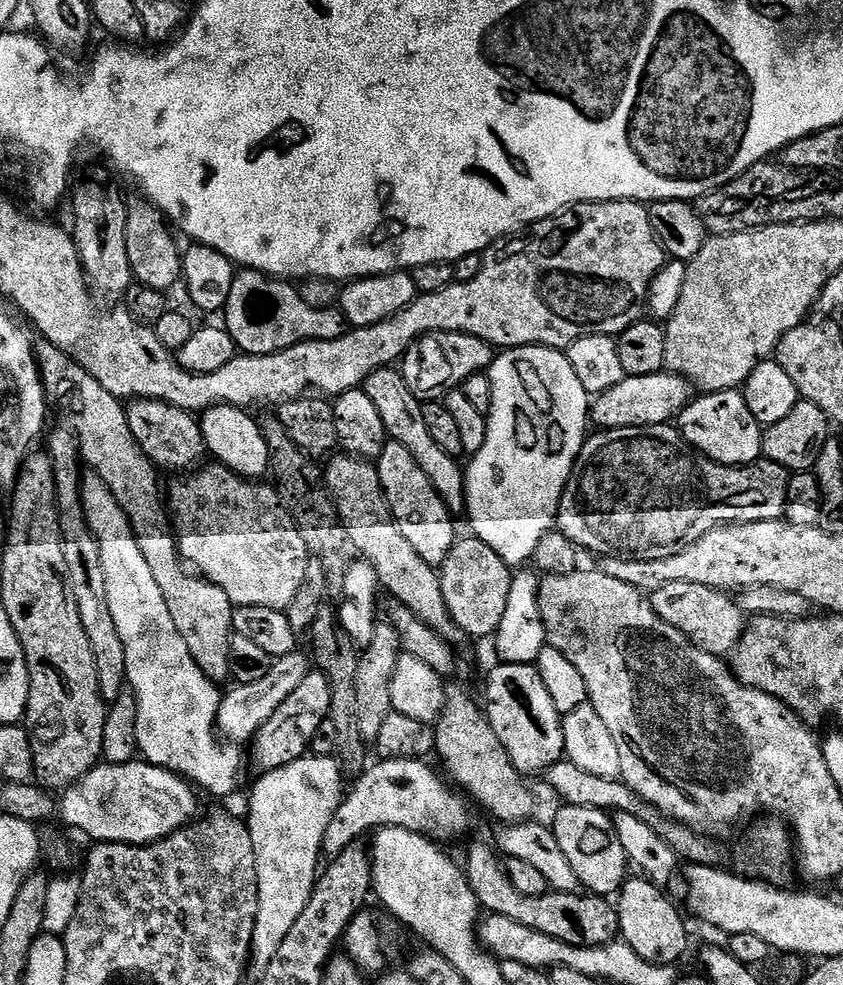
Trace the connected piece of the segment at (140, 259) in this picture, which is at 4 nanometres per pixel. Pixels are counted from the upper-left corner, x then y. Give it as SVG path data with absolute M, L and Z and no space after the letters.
M136 198L136 201L128 204L126 255L130 257L130 266L137 285L144 285L150 291L168 294L175 284L181 283L184 271L182 248L181 245L176 245L171 230L173 231L166 223L164 213L159 212L149 200Z

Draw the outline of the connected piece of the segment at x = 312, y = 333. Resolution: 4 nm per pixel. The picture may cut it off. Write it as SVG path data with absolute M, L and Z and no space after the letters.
M253 268L237 271L222 319L237 349L246 356L269 356L302 342L333 340L346 330L344 314L339 307L314 310L302 302L295 283L255 272Z

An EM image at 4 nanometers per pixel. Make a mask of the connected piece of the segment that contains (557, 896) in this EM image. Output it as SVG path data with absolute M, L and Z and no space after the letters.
M488 844L470 845L468 866L466 864L468 882L485 913L511 918L514 922L519 922L521 926L530 926L530 930L538 930L538 934L558 938L558 942L566 942L575 948L604 946L613 943L619 937L620 923L615 903L611 899L595 894L551 890L544 896L518 894L518 890L508 878L501 857L494 851L493 845Z

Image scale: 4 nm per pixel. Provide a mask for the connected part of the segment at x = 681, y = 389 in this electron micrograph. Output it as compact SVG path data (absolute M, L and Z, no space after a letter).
M667 370L645 376L625 376L622 382L618 382L618 386L610 386L610 390L600 393L591 401L590 420L600 430L667 424L679 417L680 411L688 405L693 396L693 385L683 376Z

